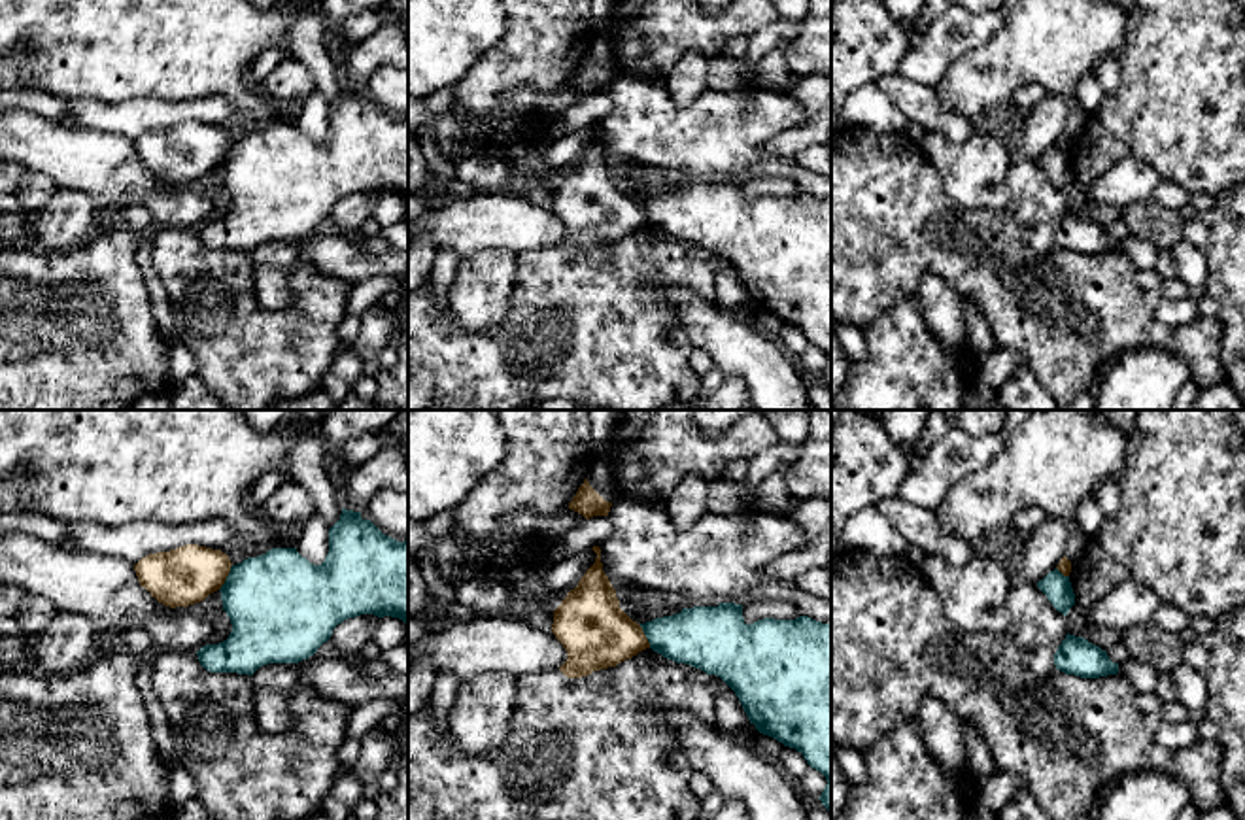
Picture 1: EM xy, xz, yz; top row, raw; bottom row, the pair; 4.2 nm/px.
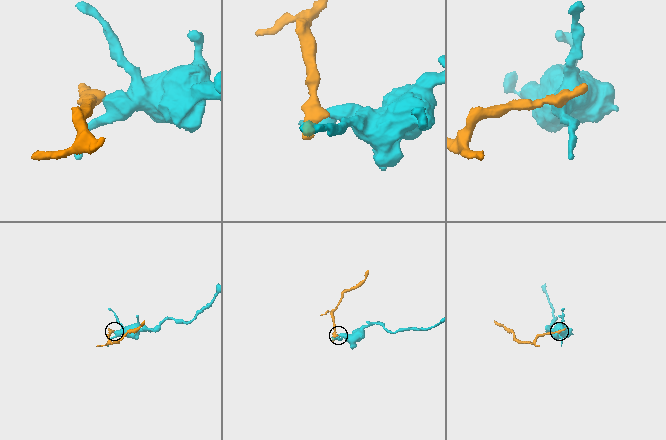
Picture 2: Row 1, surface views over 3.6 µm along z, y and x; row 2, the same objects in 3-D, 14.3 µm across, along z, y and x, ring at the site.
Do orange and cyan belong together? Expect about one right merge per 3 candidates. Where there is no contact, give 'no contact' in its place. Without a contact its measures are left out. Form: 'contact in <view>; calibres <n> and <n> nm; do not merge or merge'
contact in xy; calibres 240 and 440 nm; do not merge

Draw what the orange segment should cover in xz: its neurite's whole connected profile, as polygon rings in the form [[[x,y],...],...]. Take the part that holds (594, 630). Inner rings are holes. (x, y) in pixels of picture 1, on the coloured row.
[[[591,548],[595,563],[554,610],[552,633],[567,650],[559,671],[582,678],[593,671],[616,667],[650,648],[642,627],[622,608],[603,571],[601,548]]]

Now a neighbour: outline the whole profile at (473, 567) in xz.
[[[472,552],[465,561],[463,561],[463,571],[457,574],[457,578],[450,584],[453,589],[457,589],[461,584],[480,578],[484,572],[484,563],[482,563],[482,554]]]

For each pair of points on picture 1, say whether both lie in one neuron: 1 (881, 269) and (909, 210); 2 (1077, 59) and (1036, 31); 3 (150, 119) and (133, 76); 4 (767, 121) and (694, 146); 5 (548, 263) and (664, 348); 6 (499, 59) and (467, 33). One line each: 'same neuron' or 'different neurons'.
1: same neuron
2: same neuron
3: different neurons
4: same neuron
5: same neuron
6: different neurons

